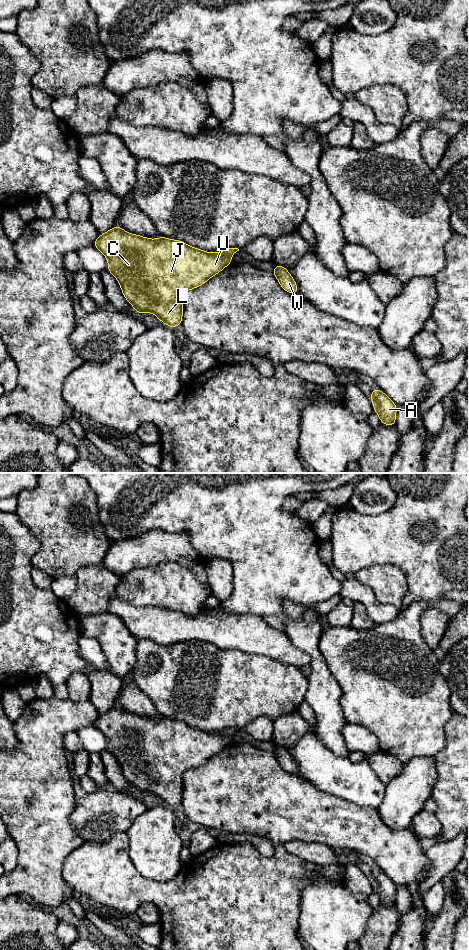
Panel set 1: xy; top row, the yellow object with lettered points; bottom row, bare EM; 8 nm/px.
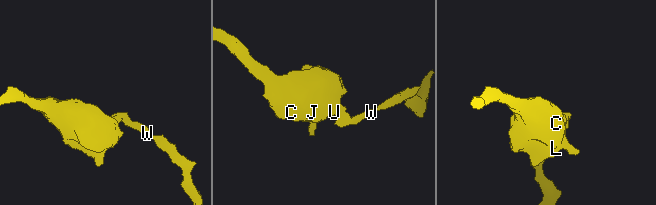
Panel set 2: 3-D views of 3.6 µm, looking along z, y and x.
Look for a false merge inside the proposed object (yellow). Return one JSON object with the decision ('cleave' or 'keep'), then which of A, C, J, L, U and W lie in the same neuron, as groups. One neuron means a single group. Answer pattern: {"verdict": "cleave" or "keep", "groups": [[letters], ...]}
{"verdict": "cleave", "groups": [["A", "W"], ["C", "J", "L", "U"]]}

